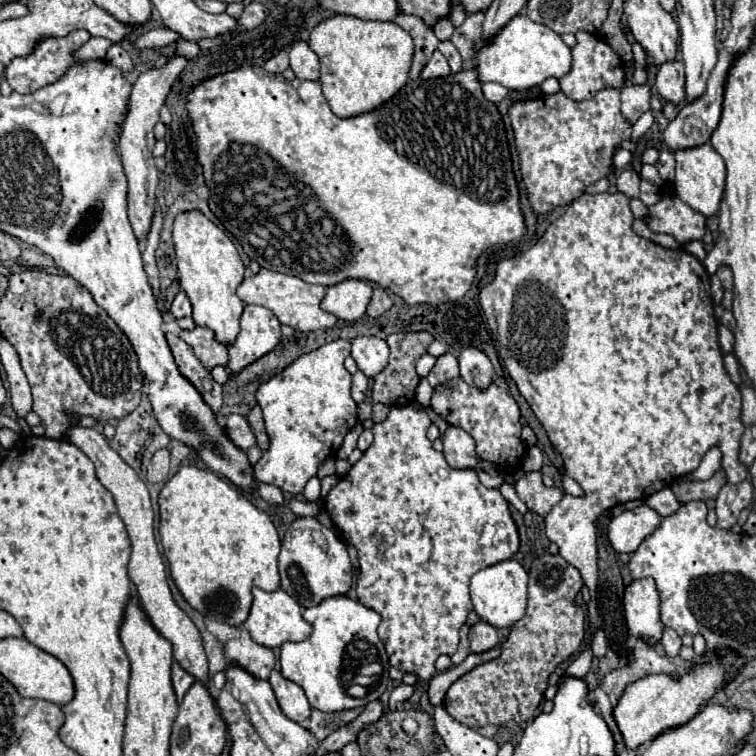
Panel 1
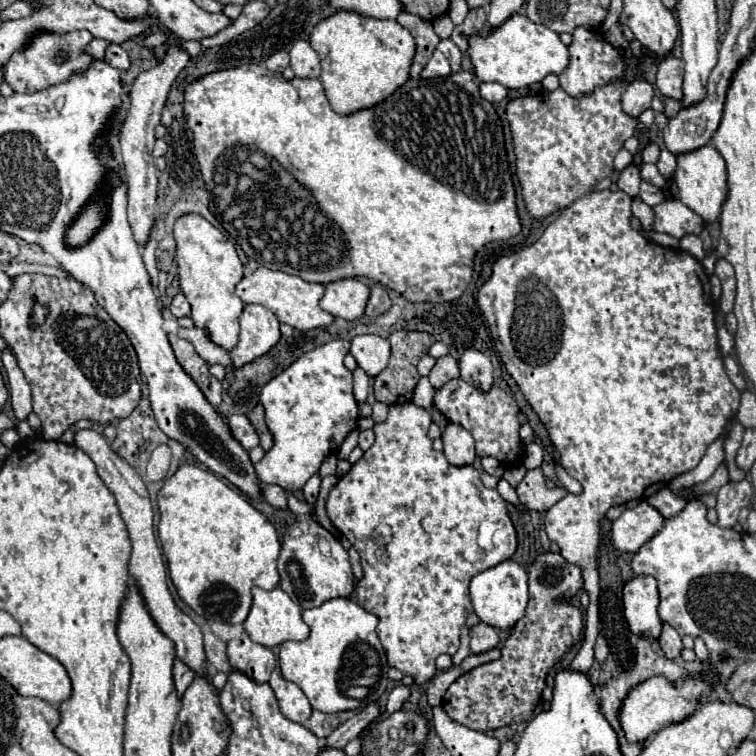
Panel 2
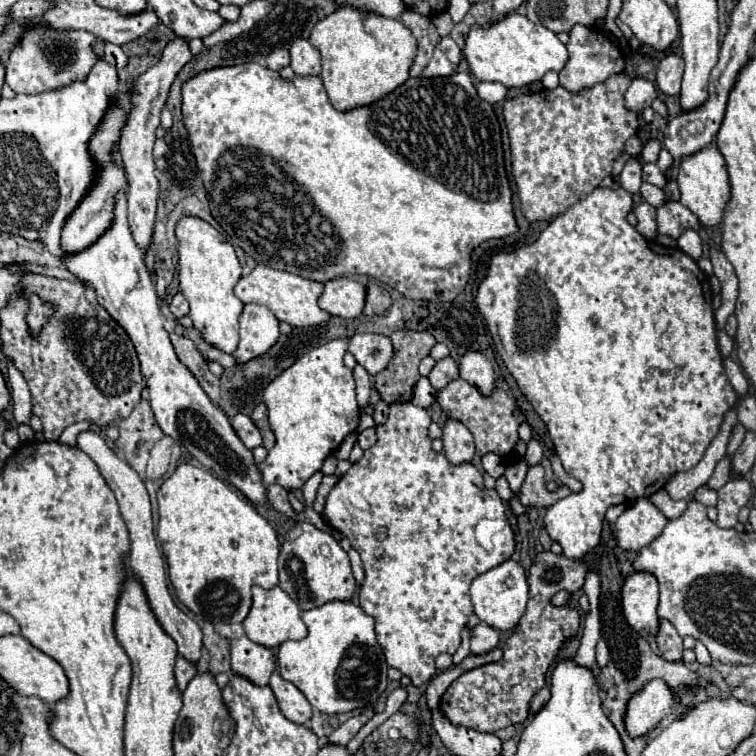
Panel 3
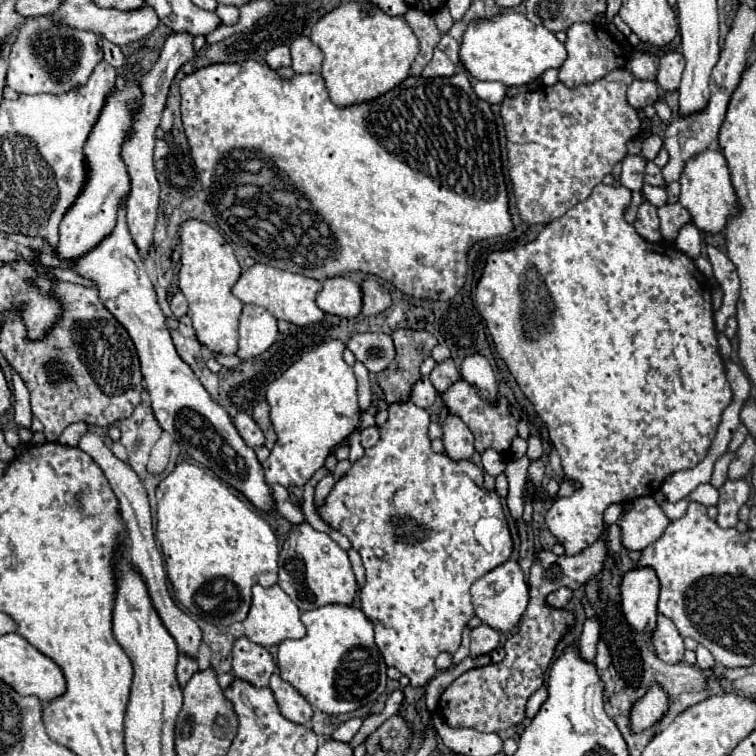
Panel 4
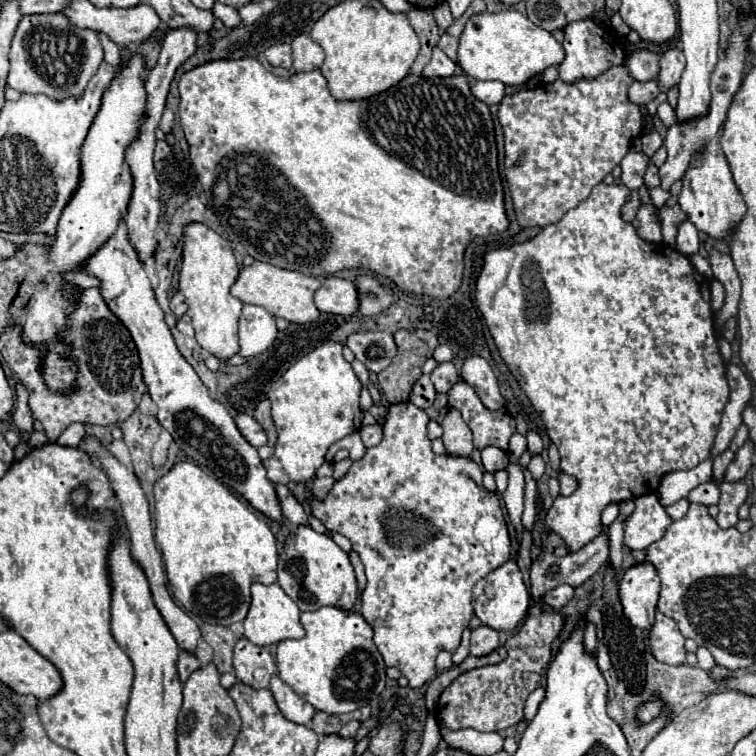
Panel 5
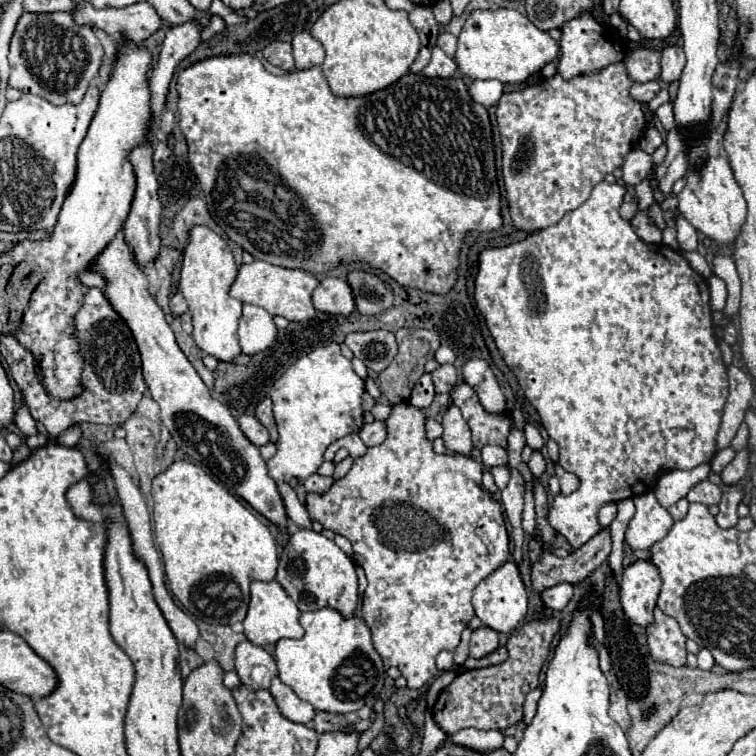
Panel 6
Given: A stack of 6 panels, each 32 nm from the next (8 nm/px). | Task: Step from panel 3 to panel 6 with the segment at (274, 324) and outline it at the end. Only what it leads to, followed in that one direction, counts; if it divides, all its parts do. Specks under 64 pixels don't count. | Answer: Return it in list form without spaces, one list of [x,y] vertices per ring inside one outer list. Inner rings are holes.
[[[244,304],[238,336],[240,336],[240,348],[244,354],[254,356],[266,350],[276,340],[276,326],[272,316],[260,306]]]

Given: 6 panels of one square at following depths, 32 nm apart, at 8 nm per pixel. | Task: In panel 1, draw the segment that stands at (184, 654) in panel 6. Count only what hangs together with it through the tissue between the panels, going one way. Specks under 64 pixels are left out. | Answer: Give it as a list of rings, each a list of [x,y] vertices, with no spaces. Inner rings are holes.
[[[174,662],[172,664],[172,684],[174,684],[174,690],[176,690],[176,698],[178,700],[184,698],[186,690],[192,686],[192,682],[194,682],[194,676],[188,674],[178,662]]]

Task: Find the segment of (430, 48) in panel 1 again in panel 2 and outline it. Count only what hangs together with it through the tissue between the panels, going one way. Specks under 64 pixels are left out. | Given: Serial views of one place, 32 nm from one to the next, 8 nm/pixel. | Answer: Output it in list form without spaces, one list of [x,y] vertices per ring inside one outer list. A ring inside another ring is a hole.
[[[402,12],[396,20],[404,28],[408,28],[412,32],[414,40],[416,40],[416,56],[414,56],[414,62],[412,62],[412,68],[410,68],[410,78],[418,78],[420,72],[424,70],[424,66],[428,64],[428,60],[432,58],[432,52],[434,52],[436,44],[440,42],[440,38],[436,36],[432,22],[420,18],[416,14]]]

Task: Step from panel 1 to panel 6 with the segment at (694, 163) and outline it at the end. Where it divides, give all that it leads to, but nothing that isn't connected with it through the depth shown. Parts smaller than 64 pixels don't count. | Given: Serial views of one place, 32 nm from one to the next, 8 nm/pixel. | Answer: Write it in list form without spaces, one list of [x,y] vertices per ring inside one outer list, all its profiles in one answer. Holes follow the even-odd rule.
[[[710,156],[704,168],[698,172],[686,174],[686,186],[678,194],[680,214],[702,234],[714,240],[720,246],[732,246],[740,234],[740,228],[746,220],[746,202],[742,190],[732,174],[728,158]]]

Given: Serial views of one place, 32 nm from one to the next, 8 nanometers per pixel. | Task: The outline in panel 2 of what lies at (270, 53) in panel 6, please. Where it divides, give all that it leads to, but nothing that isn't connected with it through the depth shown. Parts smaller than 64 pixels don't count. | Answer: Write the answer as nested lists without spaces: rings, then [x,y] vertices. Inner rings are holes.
[[[274,52],[268,60],[266,60],[266,68],[272,70],[272,72],[282,72],[286,66],[288,66],[290,58],[288,58],[288,52]]]

